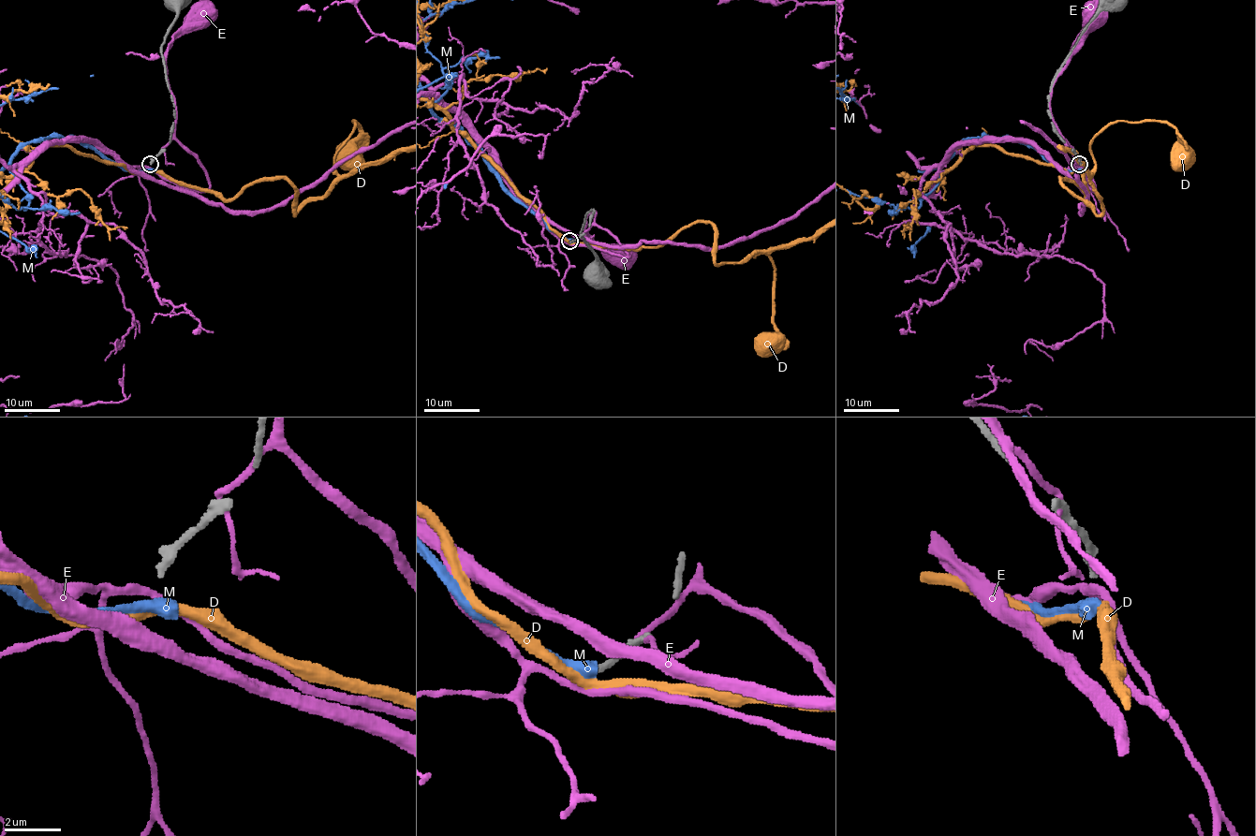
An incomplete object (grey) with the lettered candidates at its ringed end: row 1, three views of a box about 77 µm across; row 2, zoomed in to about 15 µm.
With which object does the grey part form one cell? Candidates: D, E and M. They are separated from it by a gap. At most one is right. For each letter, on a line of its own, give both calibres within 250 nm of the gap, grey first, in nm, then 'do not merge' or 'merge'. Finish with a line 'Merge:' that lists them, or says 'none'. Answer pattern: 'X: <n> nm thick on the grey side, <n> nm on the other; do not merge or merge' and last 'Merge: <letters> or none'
D: 300 nm thick on the grey side, 360 nm on the other; do not merge
E: 300 nm thick on the grey side, 240 nm on the other; do not merge
M: 300 nm thick on the grey side, 600 nm on the other; do not merge
Merge: none

